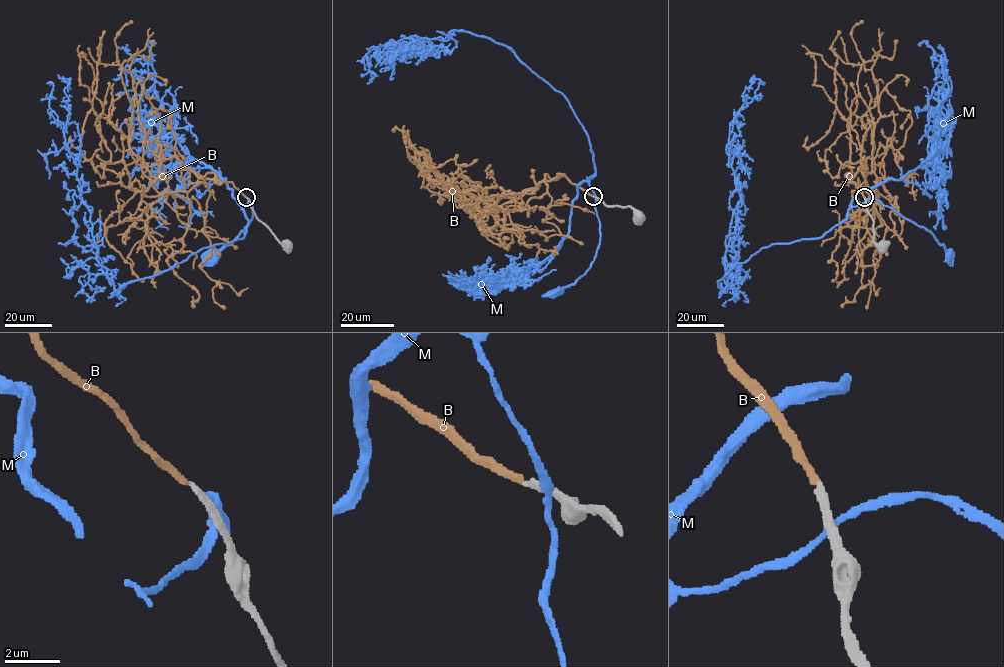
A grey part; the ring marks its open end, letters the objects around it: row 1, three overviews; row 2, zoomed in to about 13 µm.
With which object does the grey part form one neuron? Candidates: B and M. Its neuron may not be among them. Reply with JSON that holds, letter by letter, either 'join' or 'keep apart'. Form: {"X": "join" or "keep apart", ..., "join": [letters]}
{"B": "join", "M": "keep apart", "join": ["B"]}

